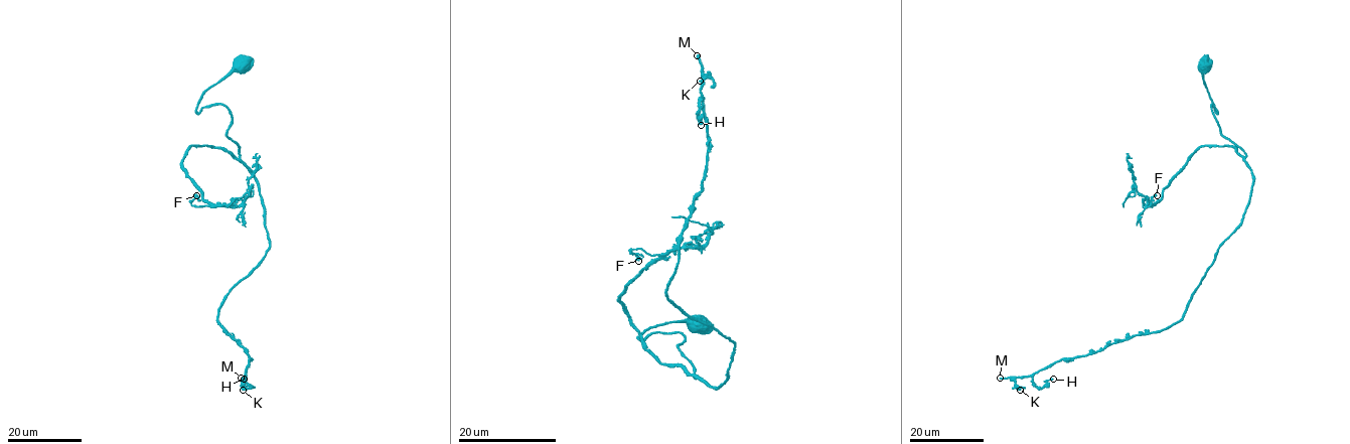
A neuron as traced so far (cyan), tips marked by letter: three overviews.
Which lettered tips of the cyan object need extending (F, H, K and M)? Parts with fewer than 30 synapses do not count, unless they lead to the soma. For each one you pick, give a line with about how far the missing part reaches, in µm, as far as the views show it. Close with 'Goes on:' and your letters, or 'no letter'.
M: Missing length about 200 µm
Goes on: M

